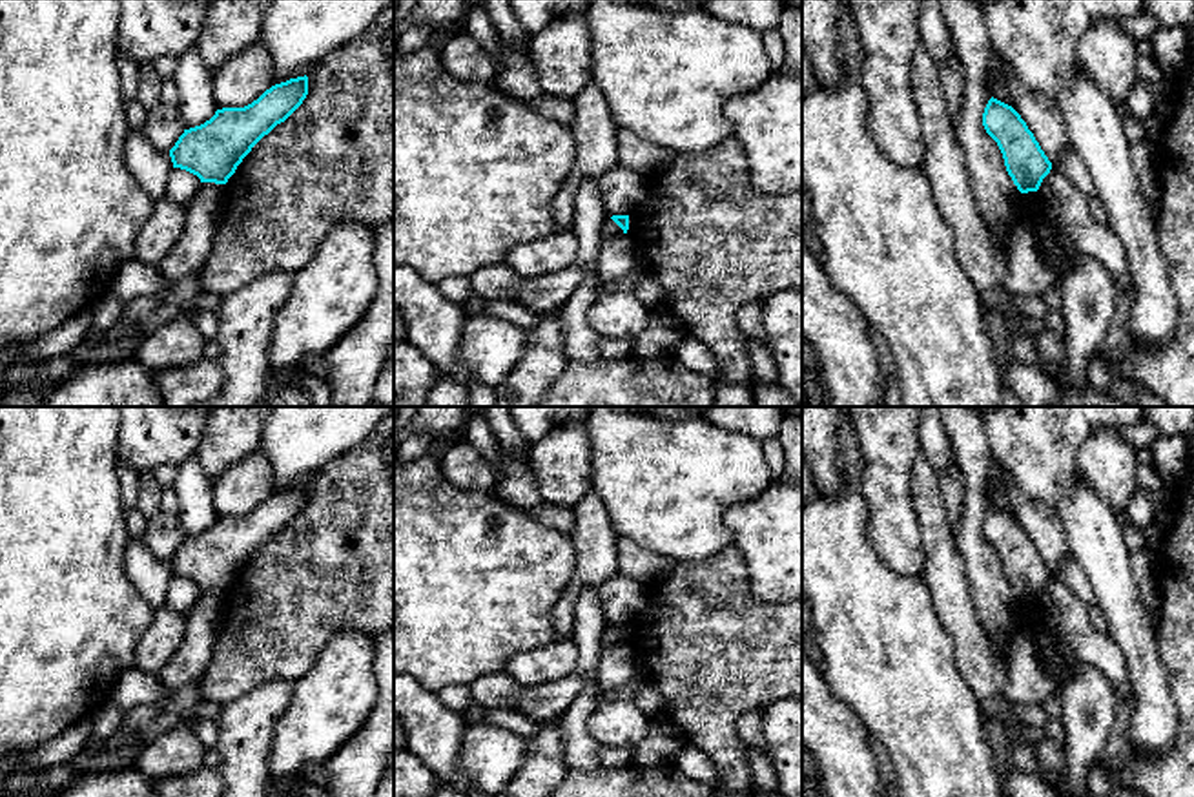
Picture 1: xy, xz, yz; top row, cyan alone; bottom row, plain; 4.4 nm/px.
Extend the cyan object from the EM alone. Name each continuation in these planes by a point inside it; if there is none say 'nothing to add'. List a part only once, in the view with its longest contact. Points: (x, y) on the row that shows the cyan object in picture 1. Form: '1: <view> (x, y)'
nothing to add

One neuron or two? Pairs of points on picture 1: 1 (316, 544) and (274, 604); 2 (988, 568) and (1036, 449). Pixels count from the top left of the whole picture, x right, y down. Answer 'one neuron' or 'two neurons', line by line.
1: one neuron
2: two neurons

